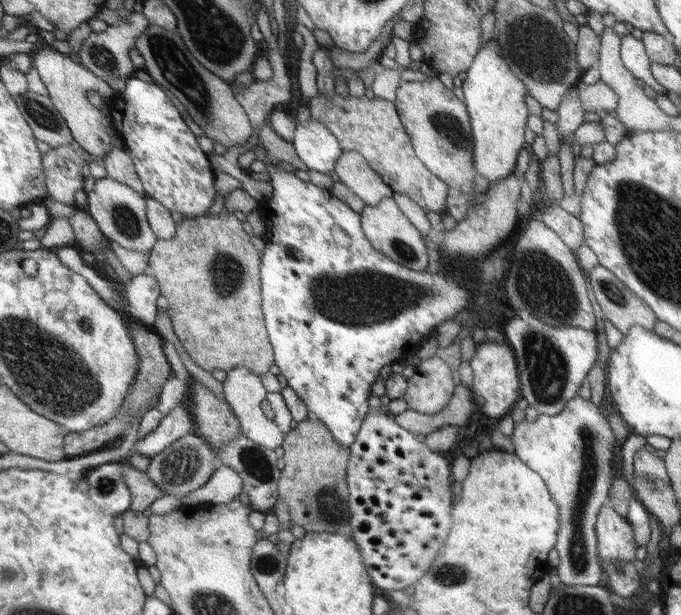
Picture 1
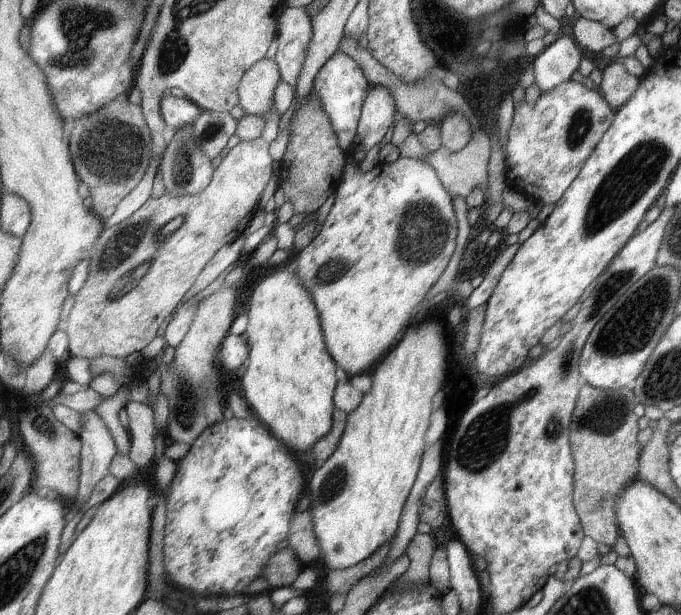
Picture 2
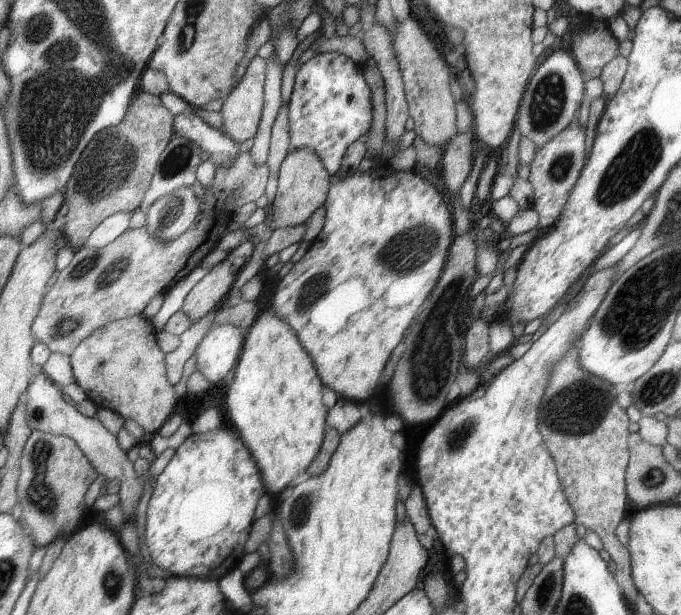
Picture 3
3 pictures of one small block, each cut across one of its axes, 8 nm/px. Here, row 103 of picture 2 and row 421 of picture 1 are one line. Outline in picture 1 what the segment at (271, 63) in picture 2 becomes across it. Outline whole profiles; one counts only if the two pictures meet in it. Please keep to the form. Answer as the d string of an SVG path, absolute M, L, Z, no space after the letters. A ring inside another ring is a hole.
M235 366L235 368L225 372L222 385L223 396L240 423L240 432L255 444L265 446L269 450L276 449L277 444L280 447L283 441L280 427L269 422L269 418L265 417L264 411L261 410L261 402L265 401L268 392L260 382L260 377L243 366Z

